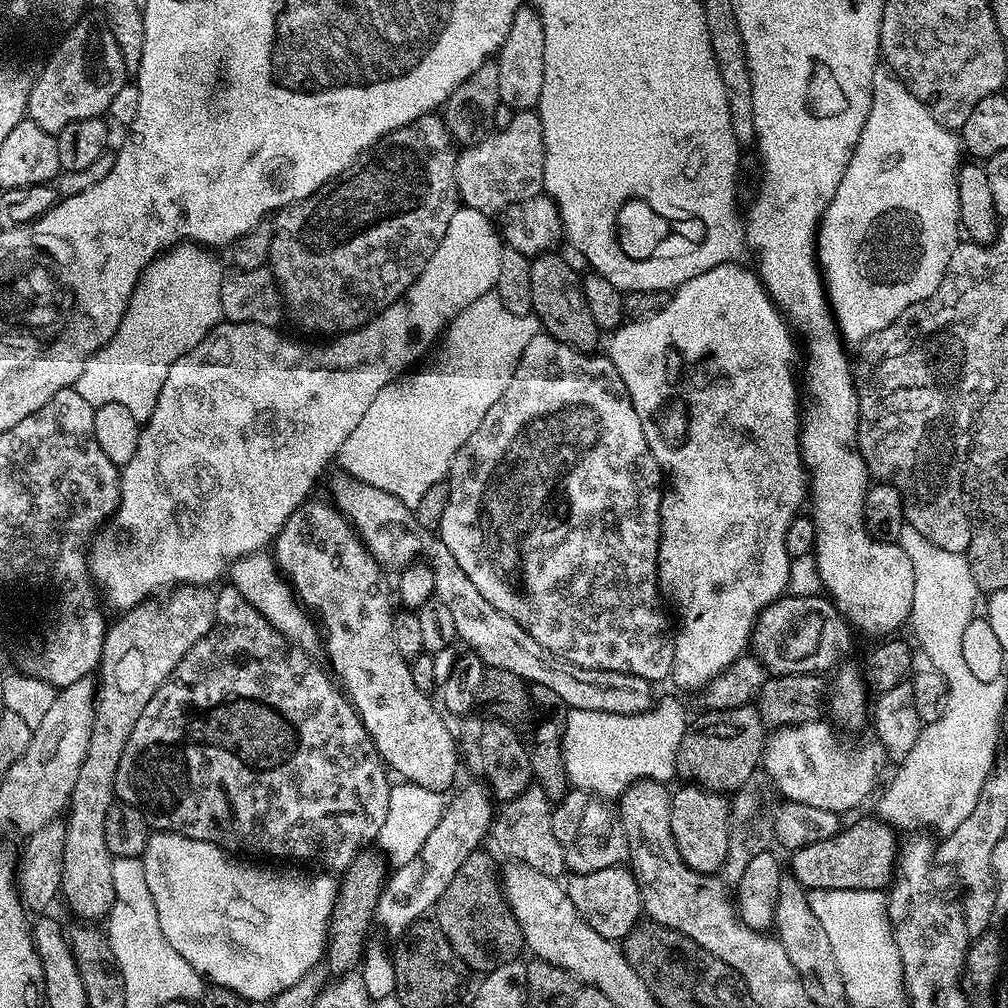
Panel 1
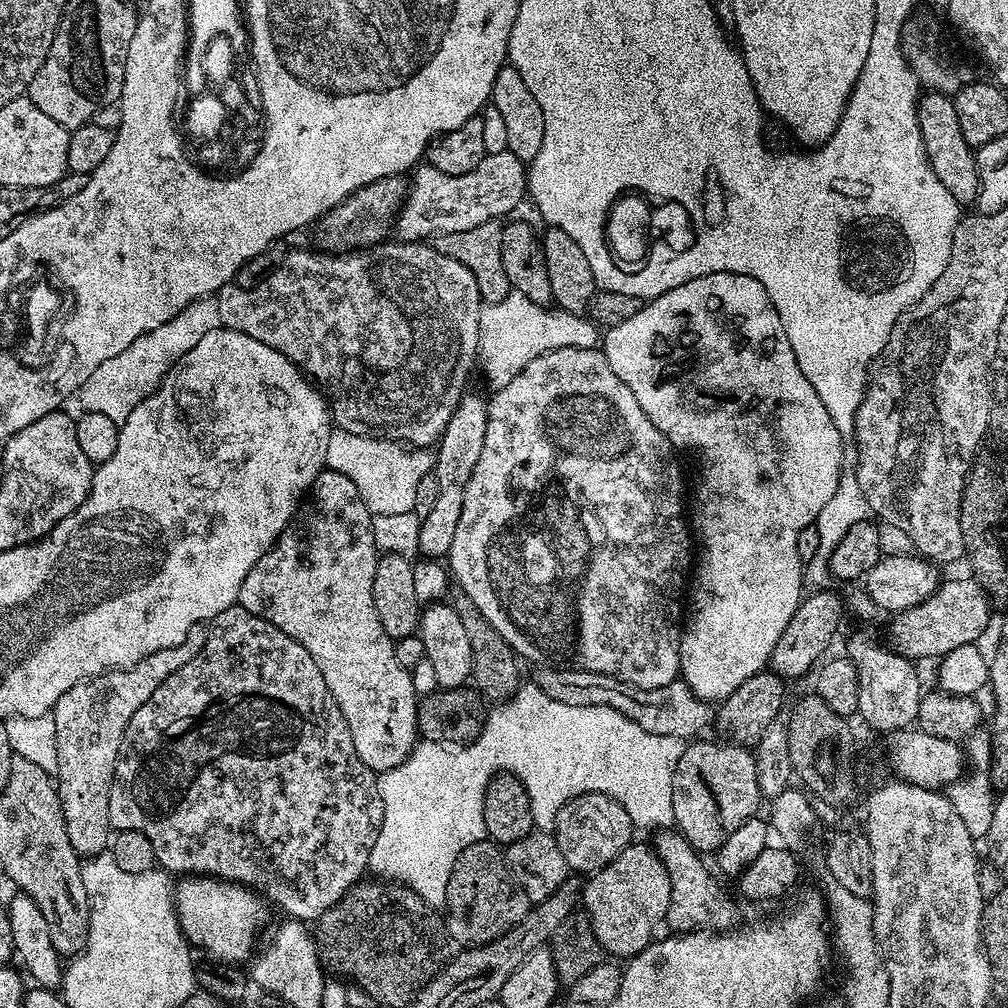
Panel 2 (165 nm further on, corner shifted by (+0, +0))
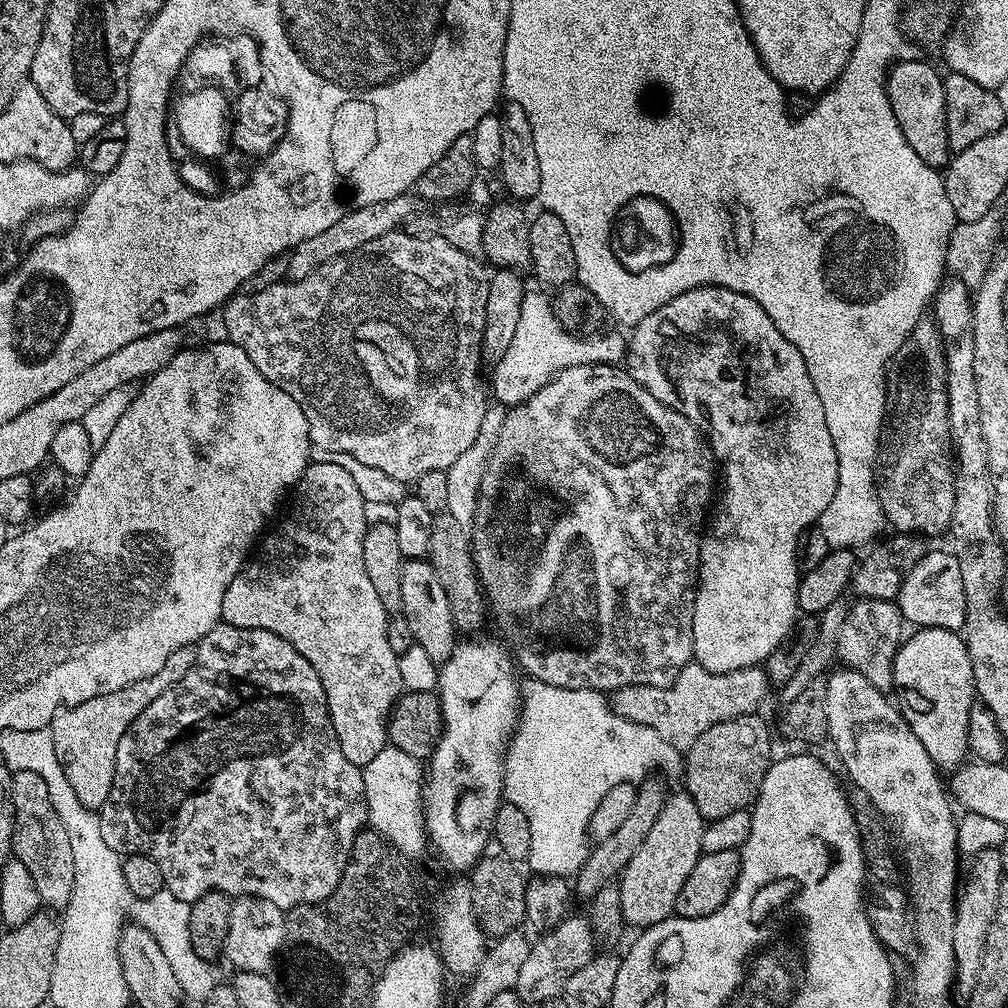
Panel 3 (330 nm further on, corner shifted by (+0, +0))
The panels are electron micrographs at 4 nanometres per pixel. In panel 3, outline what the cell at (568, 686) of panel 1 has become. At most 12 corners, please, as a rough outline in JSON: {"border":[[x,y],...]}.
{"border":[[695,662],[670,688],[626,686],[616,713],[687,750],[768,696],[763,667]]}

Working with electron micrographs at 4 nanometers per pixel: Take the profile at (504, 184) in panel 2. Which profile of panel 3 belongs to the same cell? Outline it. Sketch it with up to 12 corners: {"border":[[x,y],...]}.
{"border":[[411,195],[350,210],[298,242],[288,276],[301,280],[413,215]]}

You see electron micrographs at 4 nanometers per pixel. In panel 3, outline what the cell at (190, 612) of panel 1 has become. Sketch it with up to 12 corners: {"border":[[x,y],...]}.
{"border":[[196,645],[114,694],[52,715],[66,782],[98,810],[122,734],[186,678]]}

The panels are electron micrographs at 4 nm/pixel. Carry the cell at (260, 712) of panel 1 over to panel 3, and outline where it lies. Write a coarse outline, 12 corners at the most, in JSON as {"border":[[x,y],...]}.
{"border":[[221,622],[122,734],[106,846],[291,910],[368,824],[318,670]]}

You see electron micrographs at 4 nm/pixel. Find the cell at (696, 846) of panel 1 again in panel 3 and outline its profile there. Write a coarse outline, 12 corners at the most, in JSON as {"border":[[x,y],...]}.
{"border":[[760,714],[710,726],[684,784],[705,821],[751,809],[774,759]]}

